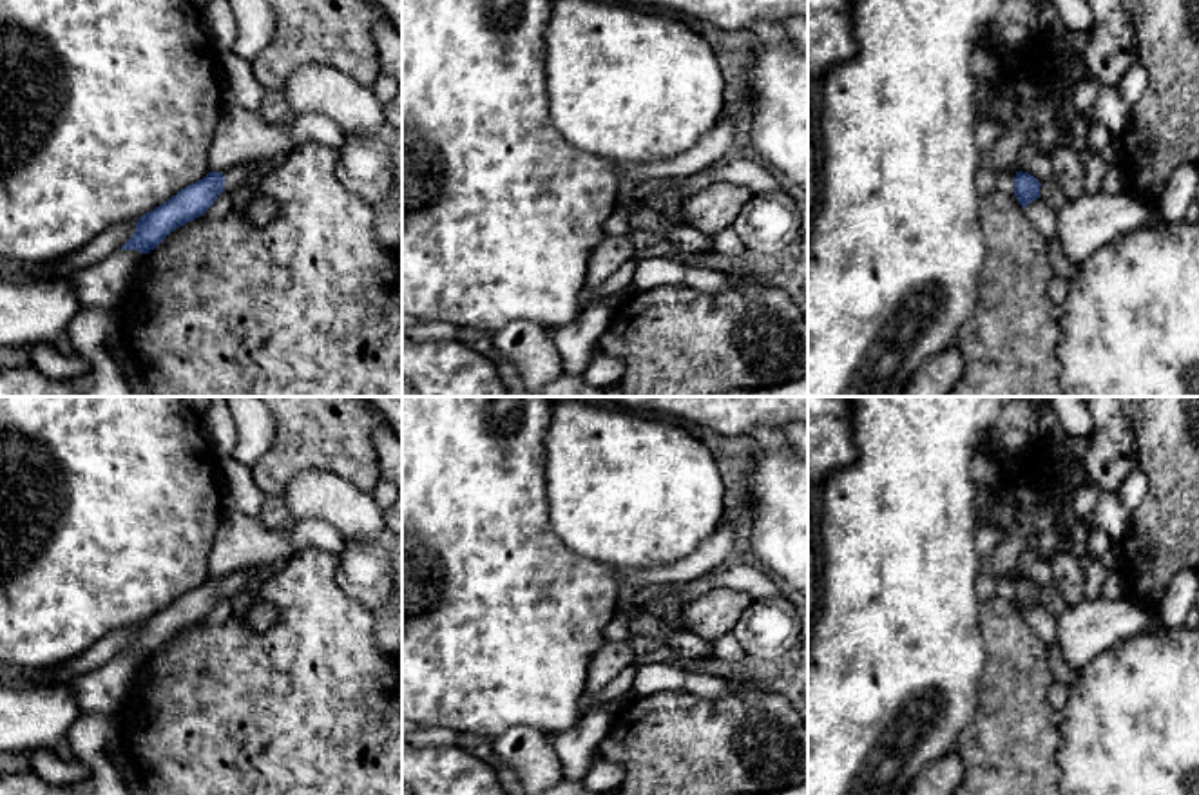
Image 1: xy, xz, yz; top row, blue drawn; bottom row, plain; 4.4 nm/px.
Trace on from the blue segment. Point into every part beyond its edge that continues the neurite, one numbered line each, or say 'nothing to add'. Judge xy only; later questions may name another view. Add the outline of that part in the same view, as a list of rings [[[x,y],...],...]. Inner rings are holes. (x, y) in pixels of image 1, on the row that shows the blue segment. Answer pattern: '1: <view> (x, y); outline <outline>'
1: xy (238, 174); outline [[[257,159],[250,161],[250,163],[235,165],[232,168],[221,172],[225,176],[223,192],[232,194],[239,185],[243,185],[254,174],[255,163],[257,163]]]

